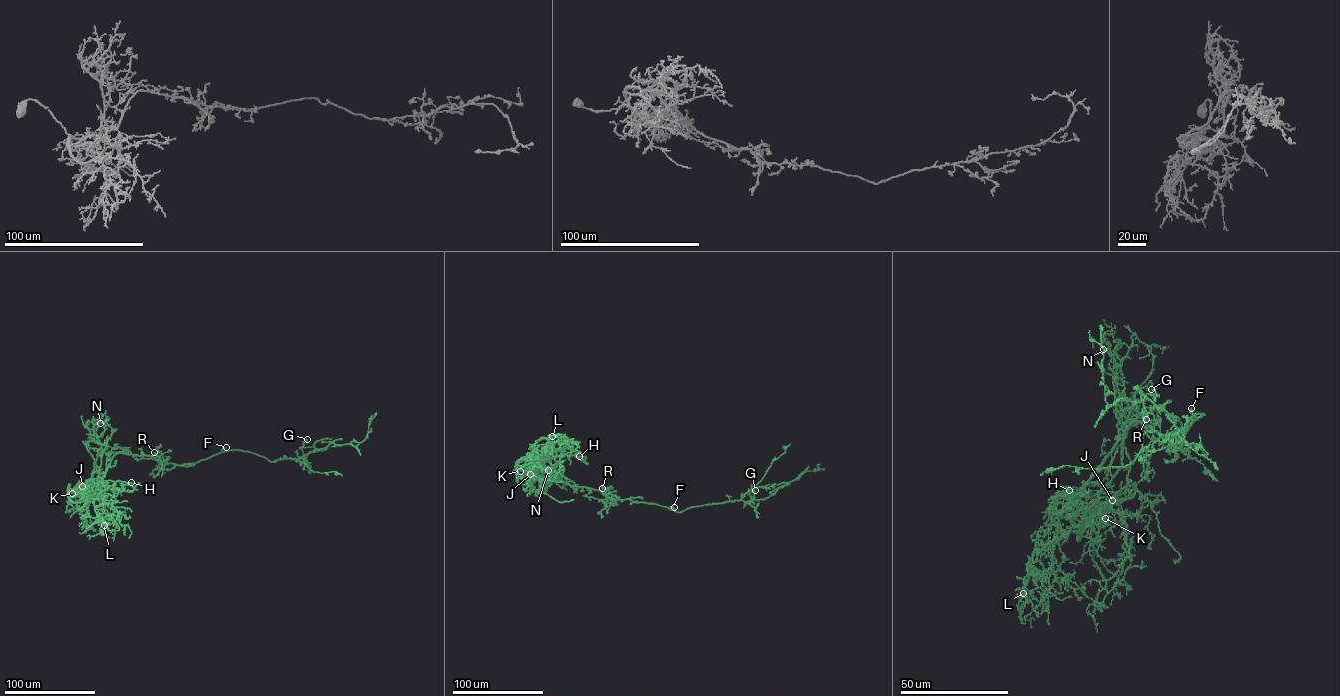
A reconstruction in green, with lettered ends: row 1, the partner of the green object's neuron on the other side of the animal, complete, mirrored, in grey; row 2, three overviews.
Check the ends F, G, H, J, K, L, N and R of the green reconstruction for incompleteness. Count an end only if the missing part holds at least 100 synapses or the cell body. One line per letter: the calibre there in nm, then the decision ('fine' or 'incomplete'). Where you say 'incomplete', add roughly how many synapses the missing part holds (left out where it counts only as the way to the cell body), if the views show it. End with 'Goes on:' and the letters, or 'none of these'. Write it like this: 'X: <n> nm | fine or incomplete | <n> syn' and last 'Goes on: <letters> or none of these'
F: 190 nm | fine
G: 340 nm | fine
H: 150 nm | fine
J: 70 nm | fine
K: 140 nm | fine
L: 150 nm | fine
N: 120 nm | fine
R: 200 nm | fine
Goes on: none of these

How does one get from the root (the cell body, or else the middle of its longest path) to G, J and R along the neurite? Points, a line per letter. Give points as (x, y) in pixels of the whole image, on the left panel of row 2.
G: (179, 465), (234, 450), (252, 452), (271, 461), (299, 459), (307, 439)
J: (179, 465), (150, 455), (117, 453), (102, 480), (77, 494), (84, 489), (78, 487), (82, 486)
R: (179, 465), (161, 461), (154, 452)

